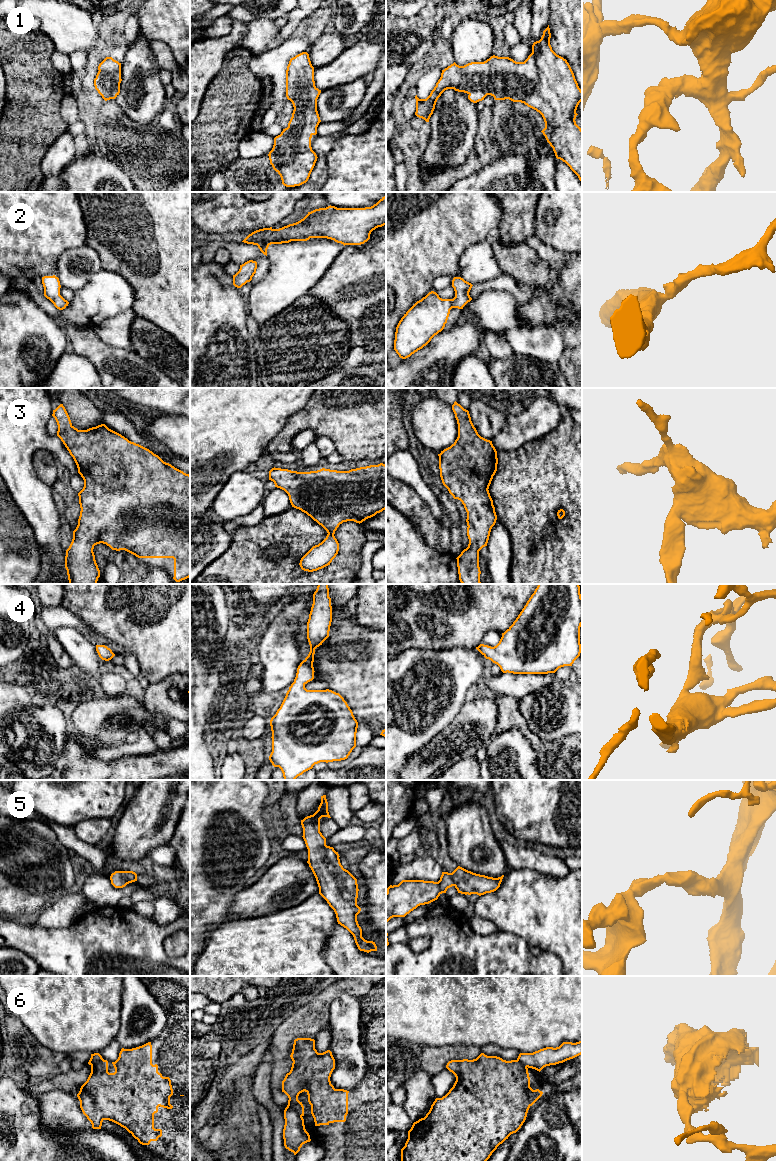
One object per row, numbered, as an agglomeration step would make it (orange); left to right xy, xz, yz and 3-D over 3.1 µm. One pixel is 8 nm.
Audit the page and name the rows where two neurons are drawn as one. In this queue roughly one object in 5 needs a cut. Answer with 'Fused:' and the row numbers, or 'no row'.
Fused: 6

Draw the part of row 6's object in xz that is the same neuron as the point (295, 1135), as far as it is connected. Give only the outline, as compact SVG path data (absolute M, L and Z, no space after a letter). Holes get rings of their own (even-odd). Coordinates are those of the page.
M287 1106L284 1110L284 1119L284 1146L296 1155L303 1144L311 1141L310 1135L305 1129L303 1117L297 1110Z

